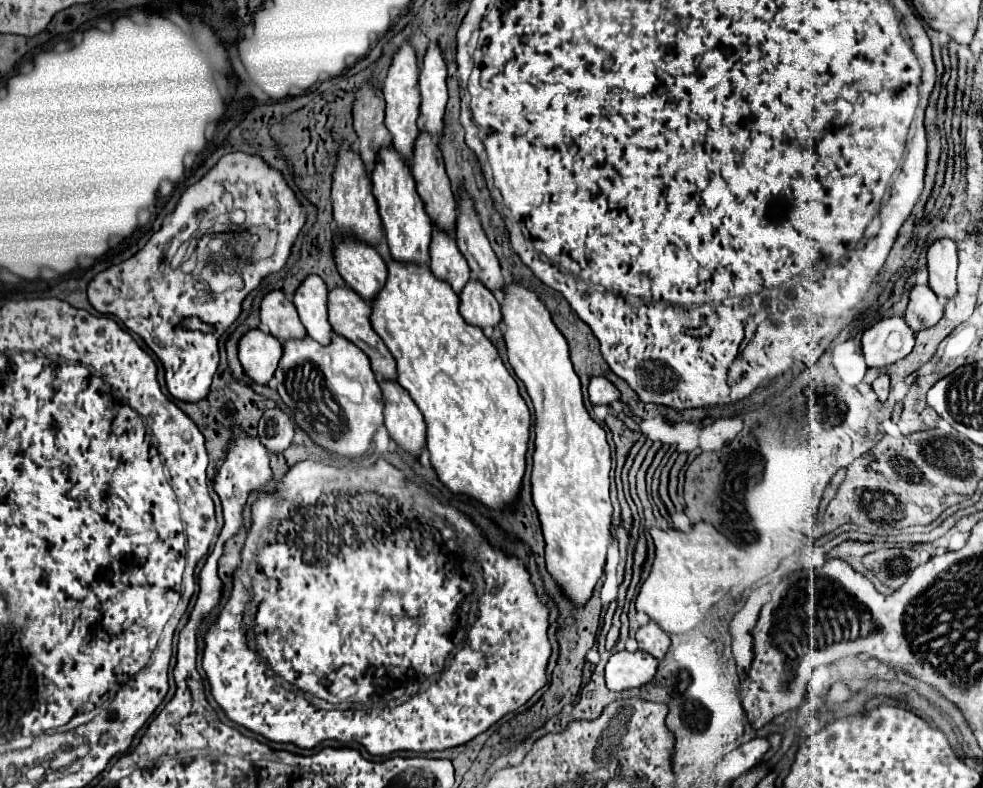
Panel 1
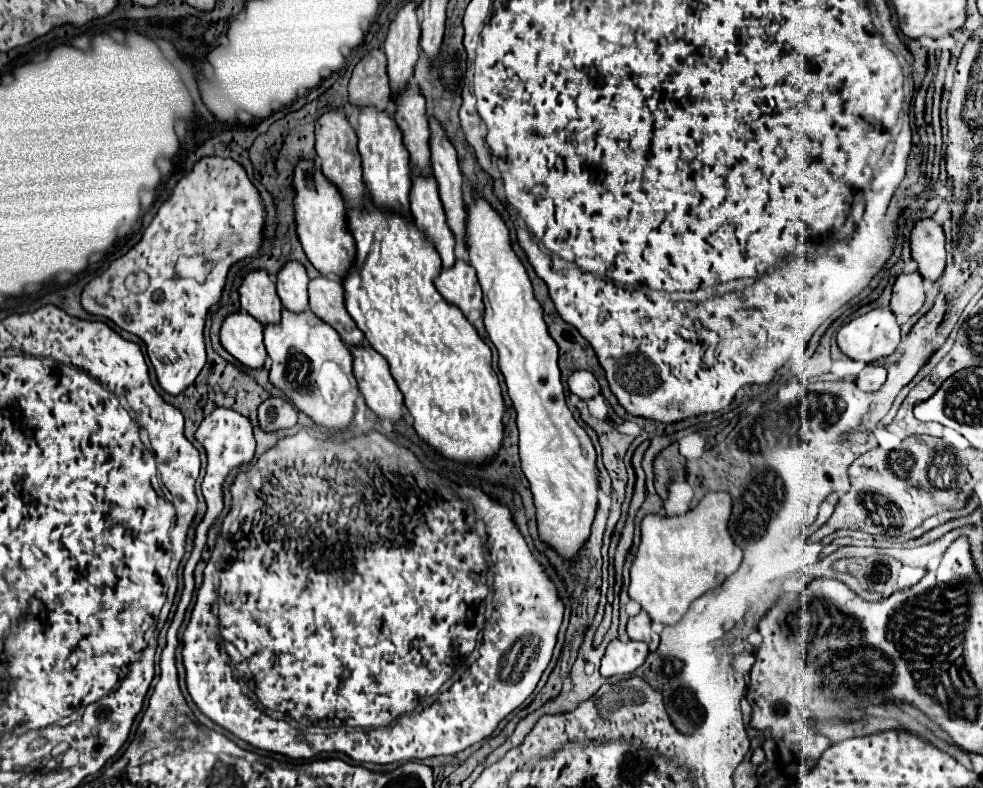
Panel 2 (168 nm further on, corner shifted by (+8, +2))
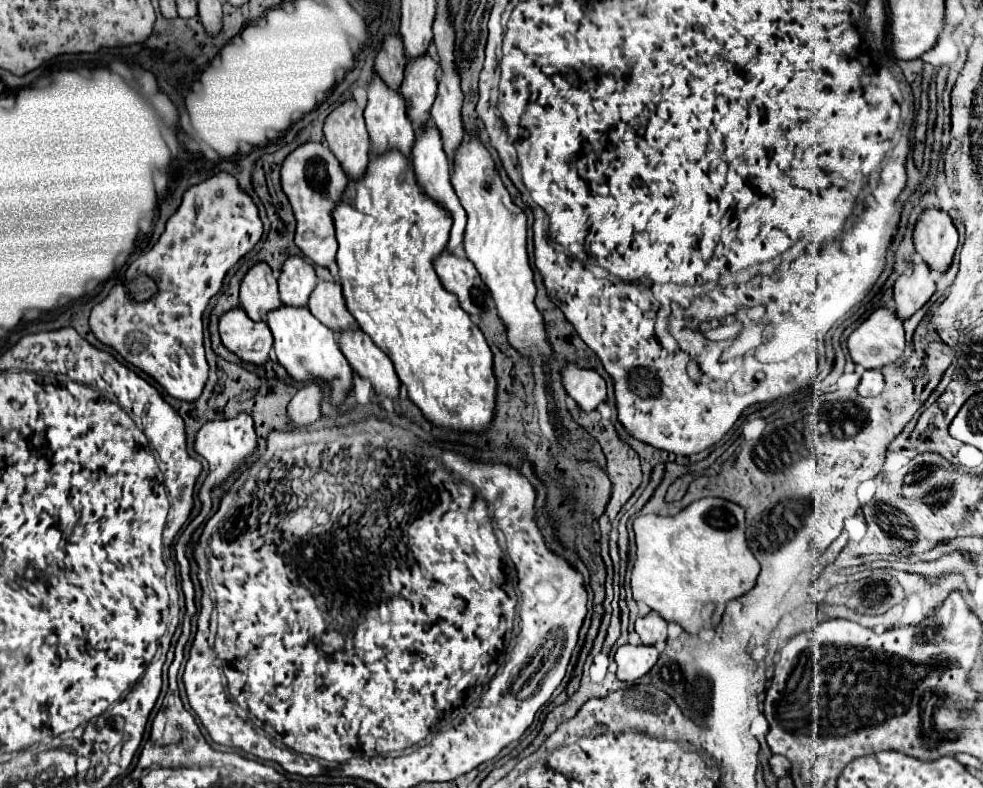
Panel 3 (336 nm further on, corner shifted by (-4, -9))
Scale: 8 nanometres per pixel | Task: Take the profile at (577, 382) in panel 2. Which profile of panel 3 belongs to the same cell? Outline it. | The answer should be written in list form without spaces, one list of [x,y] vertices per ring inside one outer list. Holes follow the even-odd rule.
[[[567,365],[563,369],[563,385],[583,411],[593,411],[599,403],[607,399],[607,387],[603,377],[591,369]]]

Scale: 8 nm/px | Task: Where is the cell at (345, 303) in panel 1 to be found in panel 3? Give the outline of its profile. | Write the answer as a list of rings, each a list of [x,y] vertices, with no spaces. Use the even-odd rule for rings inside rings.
[[[319,281],[315,291],[311,293],[309,307],[307,307],[323,325],[329,325],[333,331],[347,331],[359,329],[353,315],[349,315],[345,307],[345,299],[341,293],[339,283]]]

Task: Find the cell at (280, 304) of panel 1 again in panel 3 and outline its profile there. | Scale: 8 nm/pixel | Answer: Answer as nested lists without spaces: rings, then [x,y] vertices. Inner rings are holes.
[[[257,263],[249,269],[241,281],[239,303],[253,321],[265,321],[269,311],[275,311],[283,305],[279,299],[277,279],[273,277],[273,271],[267,263]]]

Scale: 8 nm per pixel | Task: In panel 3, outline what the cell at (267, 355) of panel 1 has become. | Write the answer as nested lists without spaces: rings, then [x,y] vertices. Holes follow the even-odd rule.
[[[233,309],[219,319],[219,333],[223,345],[241,361],[251,365],[265,365],[273,349],[273,335],[263,321],[251,321],[243,309]]]

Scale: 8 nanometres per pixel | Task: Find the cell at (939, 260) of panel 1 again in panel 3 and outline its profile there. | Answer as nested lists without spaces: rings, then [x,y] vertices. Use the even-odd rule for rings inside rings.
[[[929,209],[915,225],[915,249],[935,273],[949,271],[957,249],[957,229],[941,209]]]

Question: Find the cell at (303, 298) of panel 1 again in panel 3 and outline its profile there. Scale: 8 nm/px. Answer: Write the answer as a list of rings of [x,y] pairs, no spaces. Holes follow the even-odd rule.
[[[289,257],[279,275],[281,301],[291,307],[307,307],[309,295],[317,285],[317,275],[311,263],[301,257]]]

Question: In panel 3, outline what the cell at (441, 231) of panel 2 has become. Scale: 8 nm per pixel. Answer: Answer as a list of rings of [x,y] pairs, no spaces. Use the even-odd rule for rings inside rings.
[[[423,129],[423,131],[417,131],[417,139],[415,139],[415,145],[413,145],[413,171],[415,171],[415,177],[417,177],[417,183],[421,187],[421,191],[433,199],[439,207],[447,209],[451,219],[453,219],[453,227],[451,227],[451,239],[449,239],[449,245],[447,245],[447,251],[453,253],[461,243],[463,243],[463,231],[465,231],[465,209],[461,207],[455,191],[453,191],[453,185],[451,185],[451,173],[449,173],[449,163],[445,163],[445,155],[443,155],[443,145],[439,139],[427,139],[427,131],[433,131],[433,129]]]

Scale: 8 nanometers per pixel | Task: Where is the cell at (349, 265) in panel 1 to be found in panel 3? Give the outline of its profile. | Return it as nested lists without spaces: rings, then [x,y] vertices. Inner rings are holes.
[[[305,143],[285,159],[281,167],[281,183],[297,219],[297,233],[295,233],[297,247],[315,265],[329,269],[329,265],[335,263],[337,253],[331,209],[337,207],[337,203],[341,203],[343,199],[343,193],[349,183],[347,175],[343,173],[335,155],[323,143]]]

